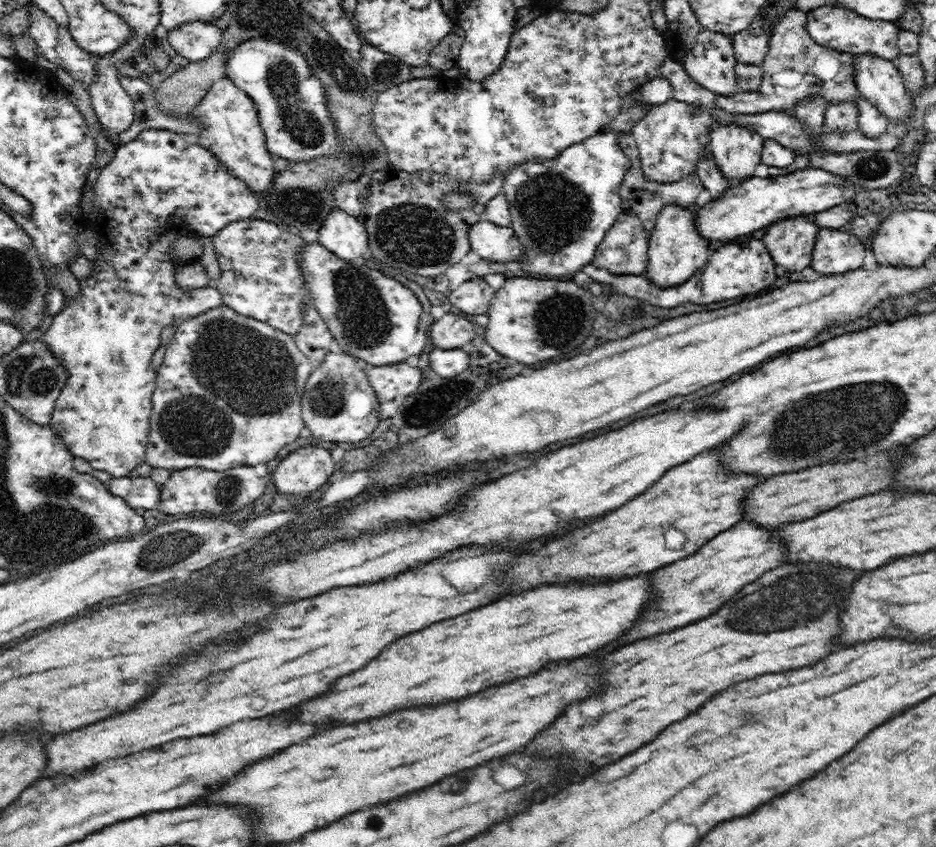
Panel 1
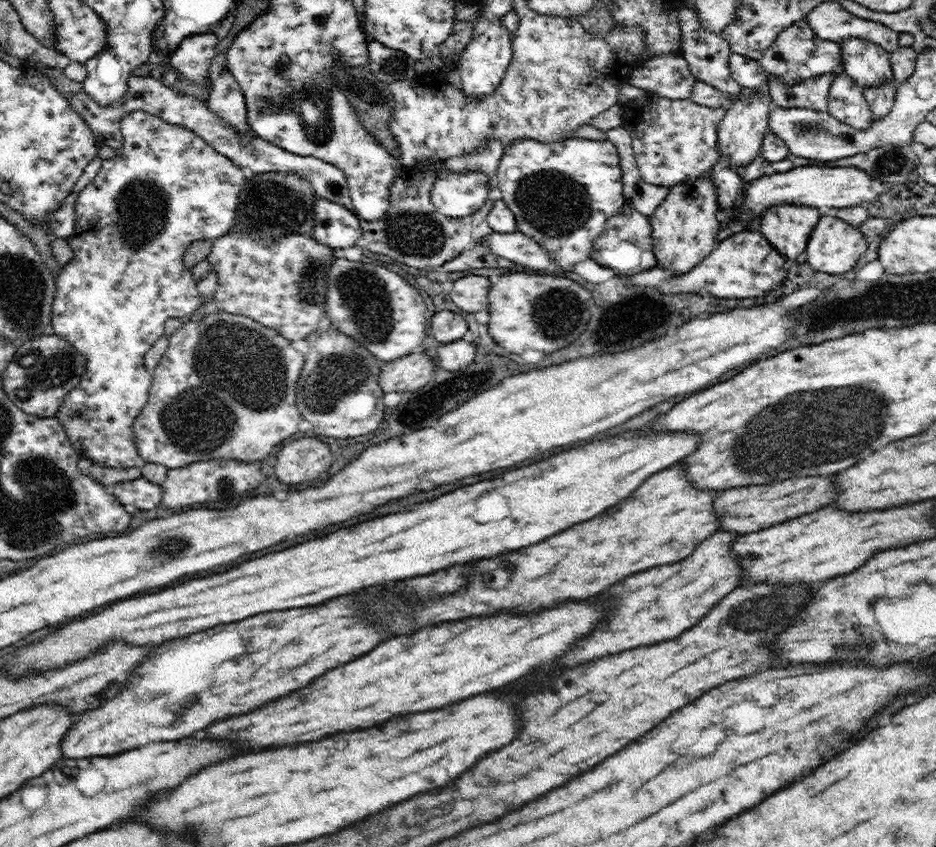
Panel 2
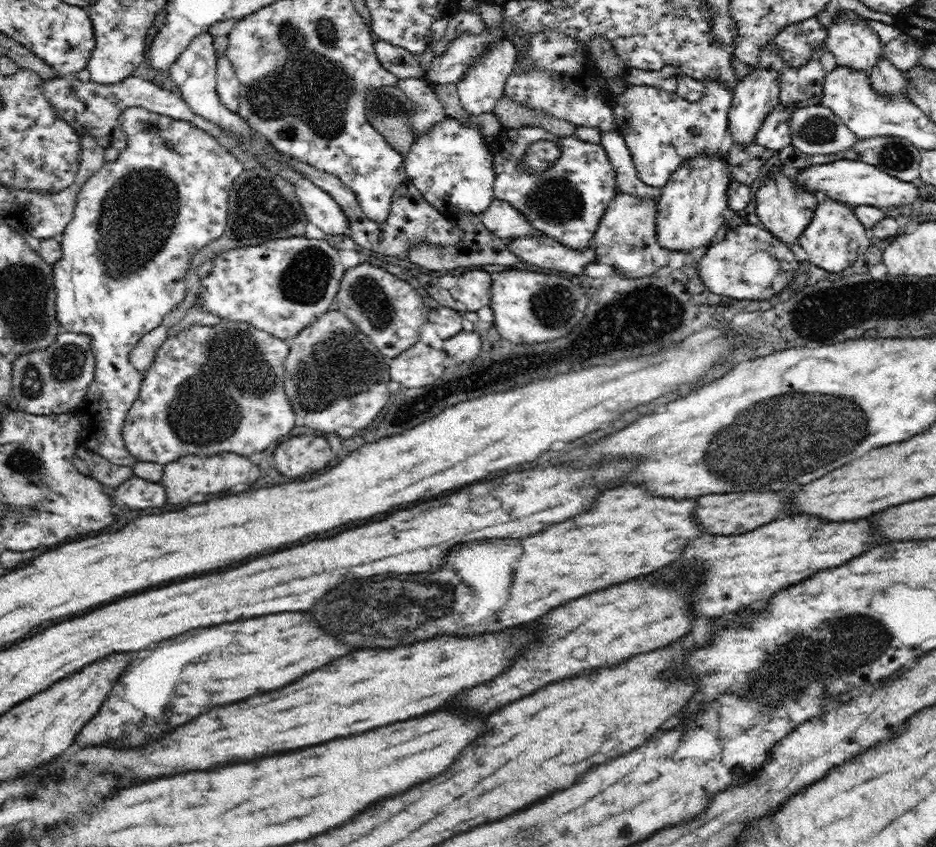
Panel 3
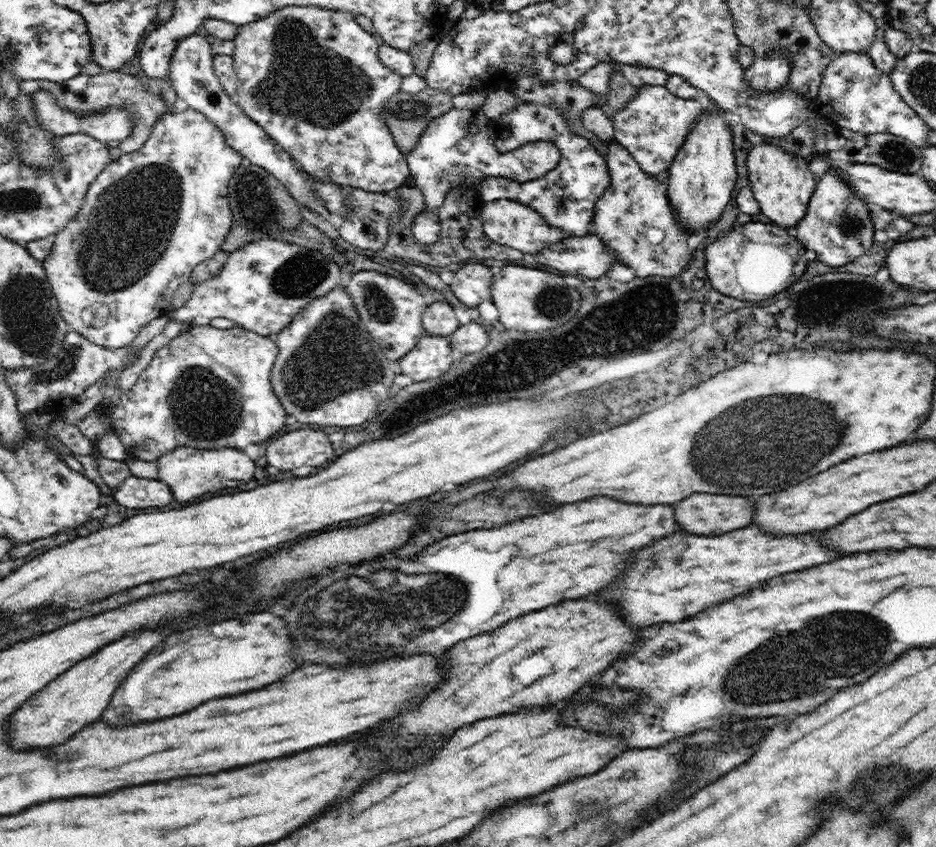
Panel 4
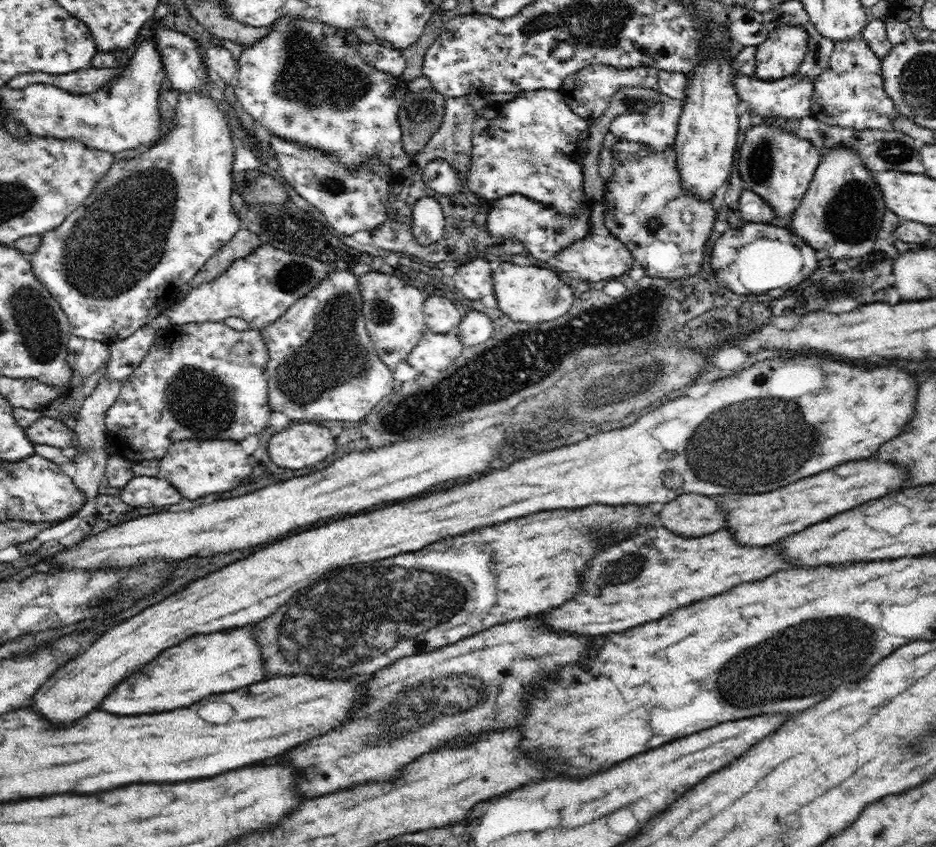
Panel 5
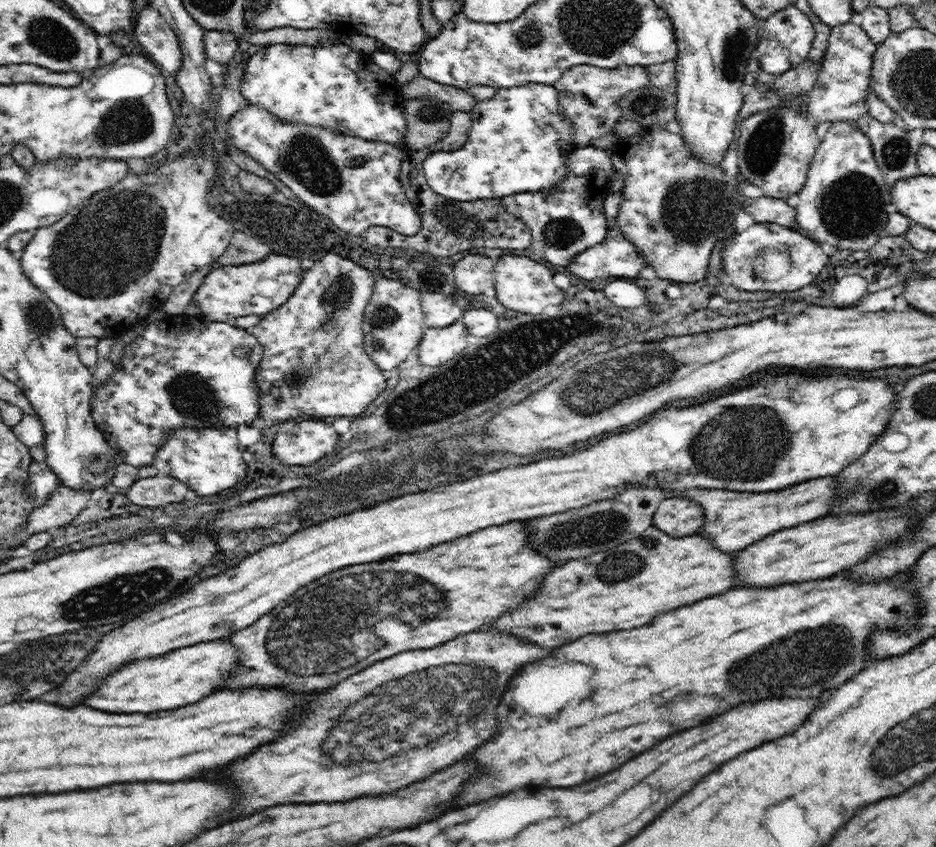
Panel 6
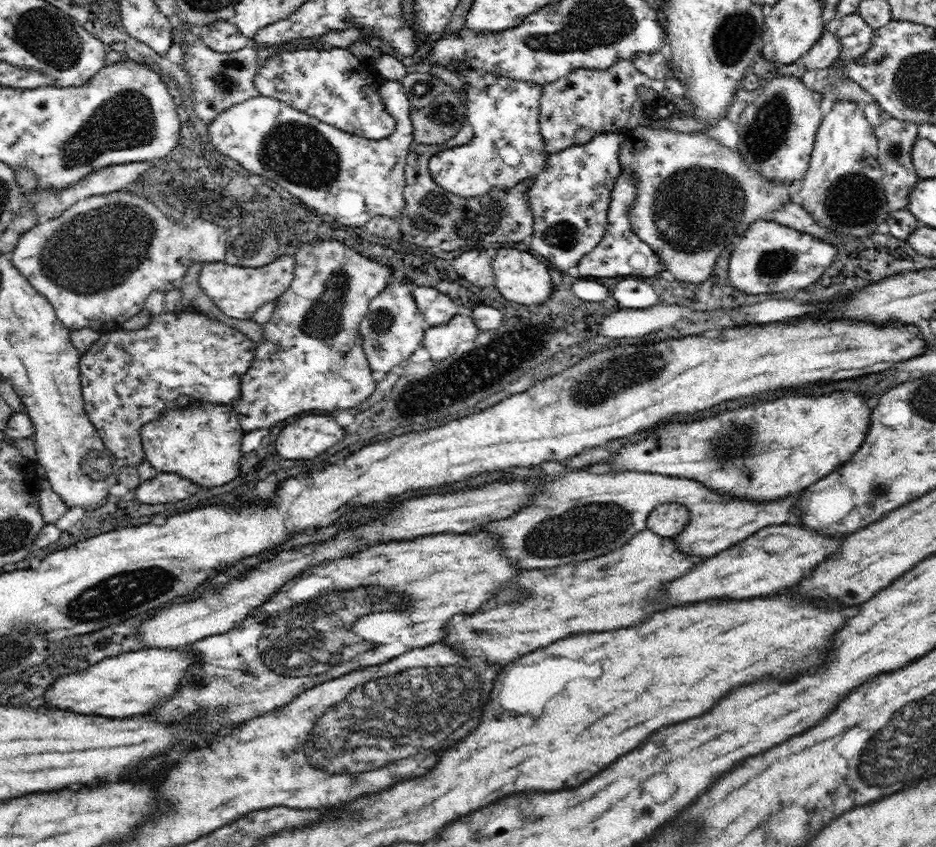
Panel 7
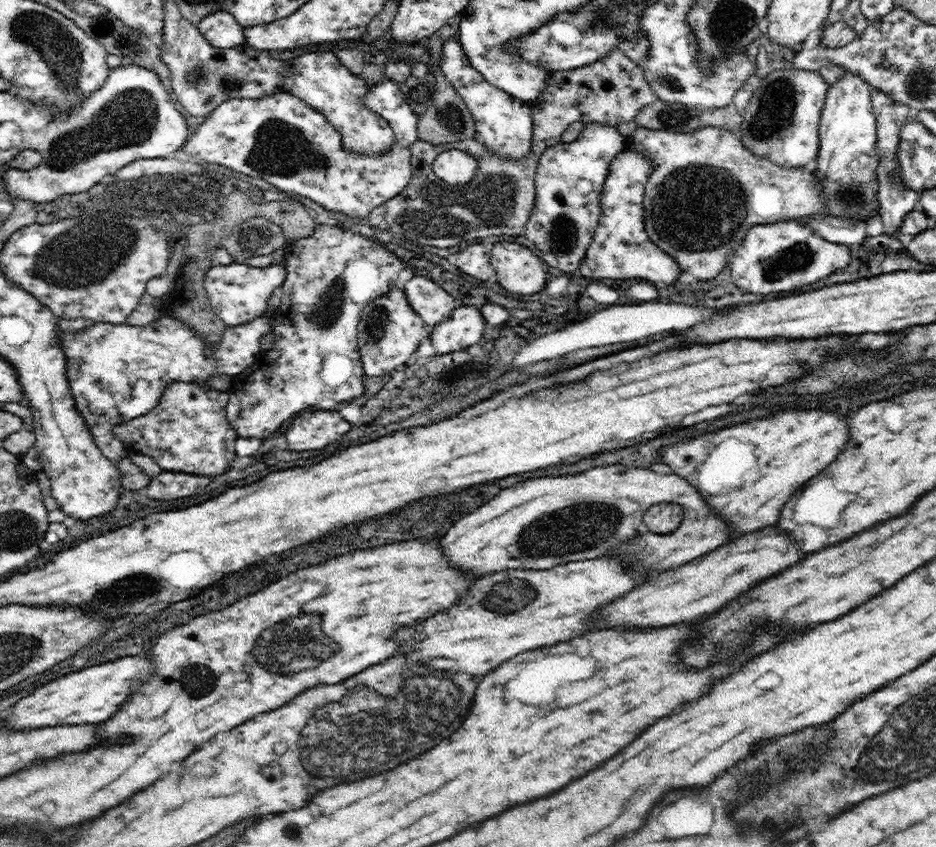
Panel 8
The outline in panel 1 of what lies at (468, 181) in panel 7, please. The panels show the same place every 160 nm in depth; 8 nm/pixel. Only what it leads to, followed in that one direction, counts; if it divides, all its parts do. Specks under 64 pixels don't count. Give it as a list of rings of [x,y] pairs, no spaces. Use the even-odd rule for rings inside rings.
[[[603,131],[568,146],[552,160],[526,160],[512,166],[504,175],[502,190],[510,205],[511,227],[525,251],[519,260],[520,268],[534,275],[566,276],[590,264],[608,228],[623,212],[620,189],[628,166],[630,162],[618,144],[618,134]]]

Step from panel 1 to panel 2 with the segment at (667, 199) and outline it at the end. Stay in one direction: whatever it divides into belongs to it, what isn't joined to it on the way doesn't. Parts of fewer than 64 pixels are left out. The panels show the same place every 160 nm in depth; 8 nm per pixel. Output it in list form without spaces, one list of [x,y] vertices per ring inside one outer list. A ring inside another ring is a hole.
[[[620,126],[613,128],[607,134],[607,140],[616,145],[618,155],[620,155],[623,195],[626,203],[640,214],[650,217],[654,214],[656,208],[666,200],[670,187],[658,185],[651,187],[646,181],[642,180],[629,130]]]

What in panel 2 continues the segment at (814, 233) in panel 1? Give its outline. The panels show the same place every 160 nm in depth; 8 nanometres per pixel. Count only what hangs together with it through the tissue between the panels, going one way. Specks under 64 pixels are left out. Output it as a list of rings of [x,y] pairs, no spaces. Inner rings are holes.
[[[780,204],[760,214],[760,231],[786,260],[796,260],[806,250],[808,238],[821,215],[813,206]]]

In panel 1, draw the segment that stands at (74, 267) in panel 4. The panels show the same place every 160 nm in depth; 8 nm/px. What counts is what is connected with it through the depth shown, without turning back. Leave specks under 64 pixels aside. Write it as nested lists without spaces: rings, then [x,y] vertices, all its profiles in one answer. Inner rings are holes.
[[[146,128],[138,138],[130,142],[120,144],[114,154],[114,158],[104,166],[99,172],[95,185],[93,186],[94,198],[93,205],[98,214],[96,222],[96,234],[98,234],[98,249],[100,254],[92,262],[92,274],[78,280],[81,288],[81,295],[64,300],[66,306],[62,312],[54,314],[48,319],[44,326],[44,334],[41,338],[48,345],[50,353],[59,361],[60,365],[66,369],[68,378],[63,386],[59,398],[51,416],[49,425],[55,430],[55,433],[62,439],[62,442],[68,447],[68,450],[75,456],[86,459],[95,470],[100,470],[111,474],[114,478],[128,476],[139,466],[145,466],[146,463],[146,442],[150,434],[150,412],[152,412],[153,392],[156,388],[157,370],[152,365],[152,355],[161,346],[162,328],[171,324],[180,326],[181,322],[197,317],[210,310],[218,308],[223,304],[220,291],[216,285],[192,290],[178,288],[175,279],[175,272],[178,264],[170,258],[170,249],[180,237],[192,237],[216,234],[231,222],[254,217],[254,212],[258,210],[258,196],[255,196],[251,188],[239,178],[228,172],[228,169],[222,164],[221,160],[215,158],[214,154],[207,148],[200,146],[197,141],[184,134],[172,133],[171,130],[161,130],[156,128]]]

